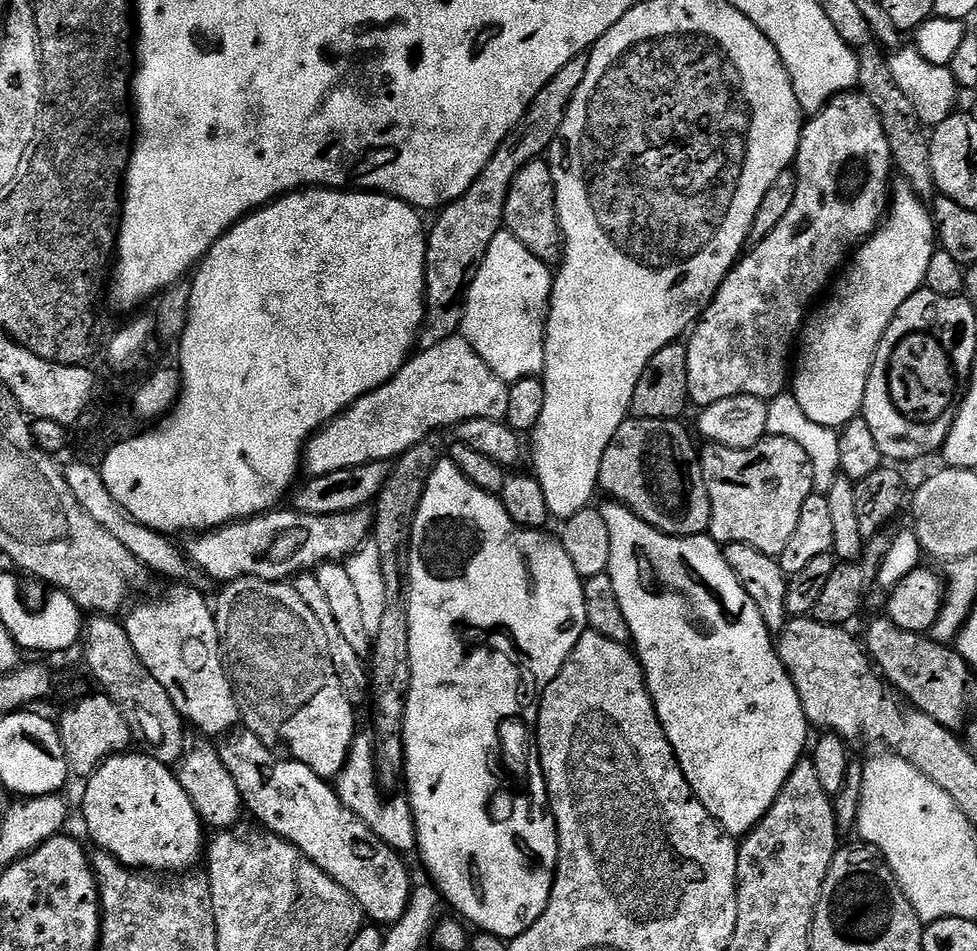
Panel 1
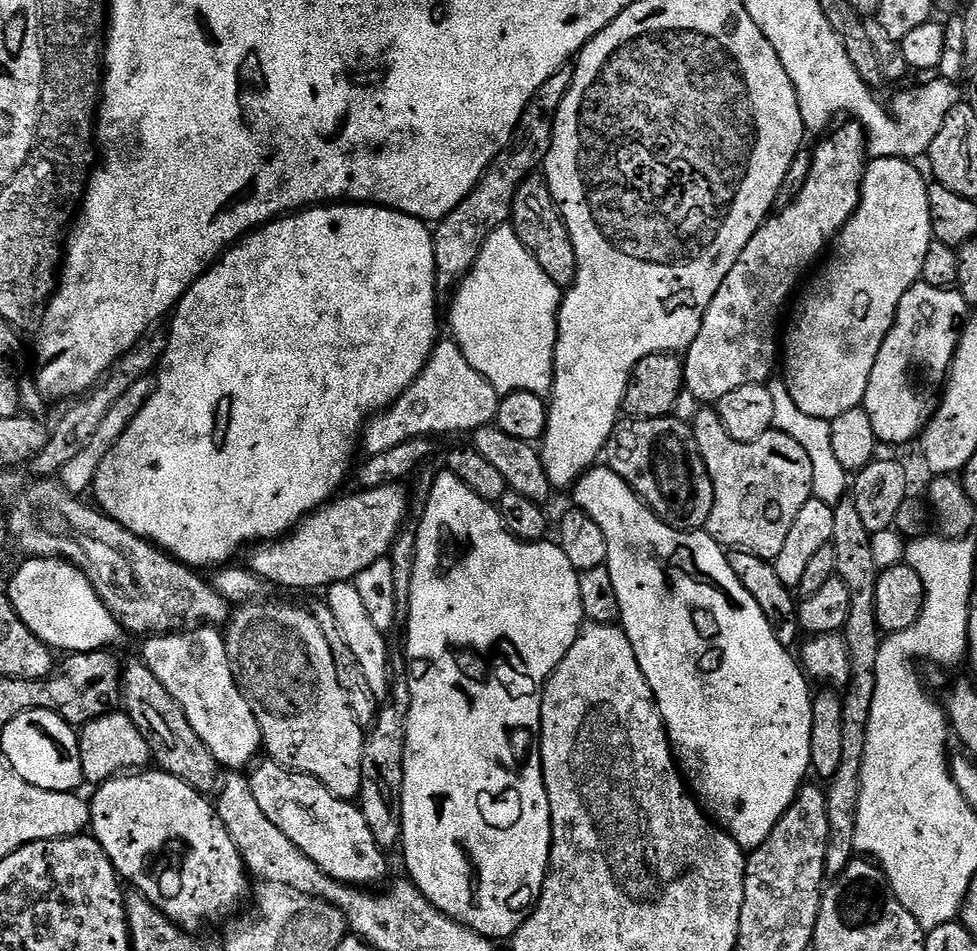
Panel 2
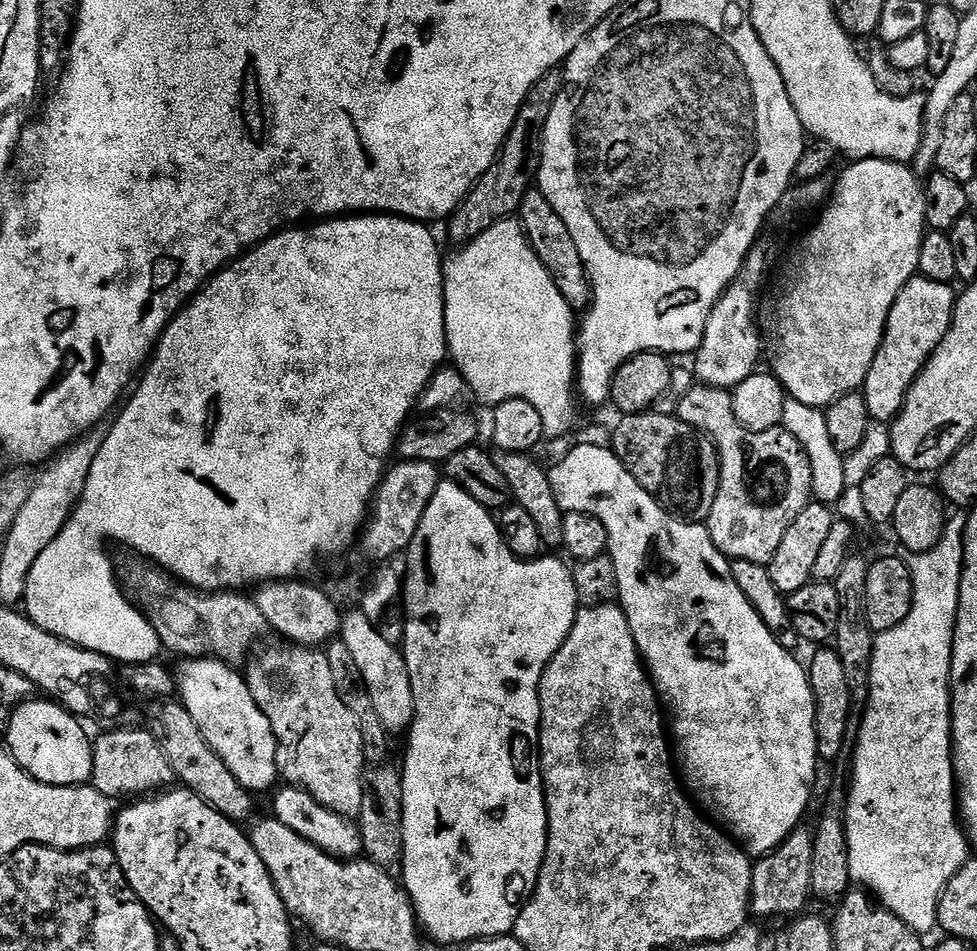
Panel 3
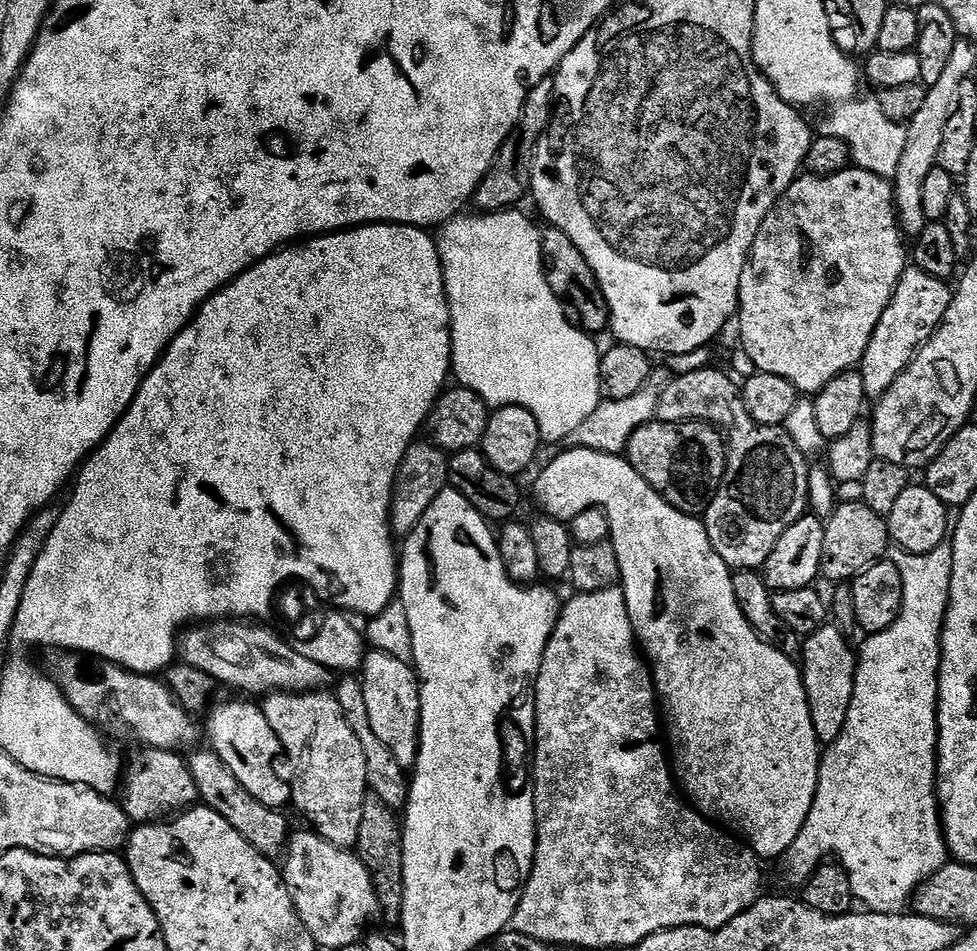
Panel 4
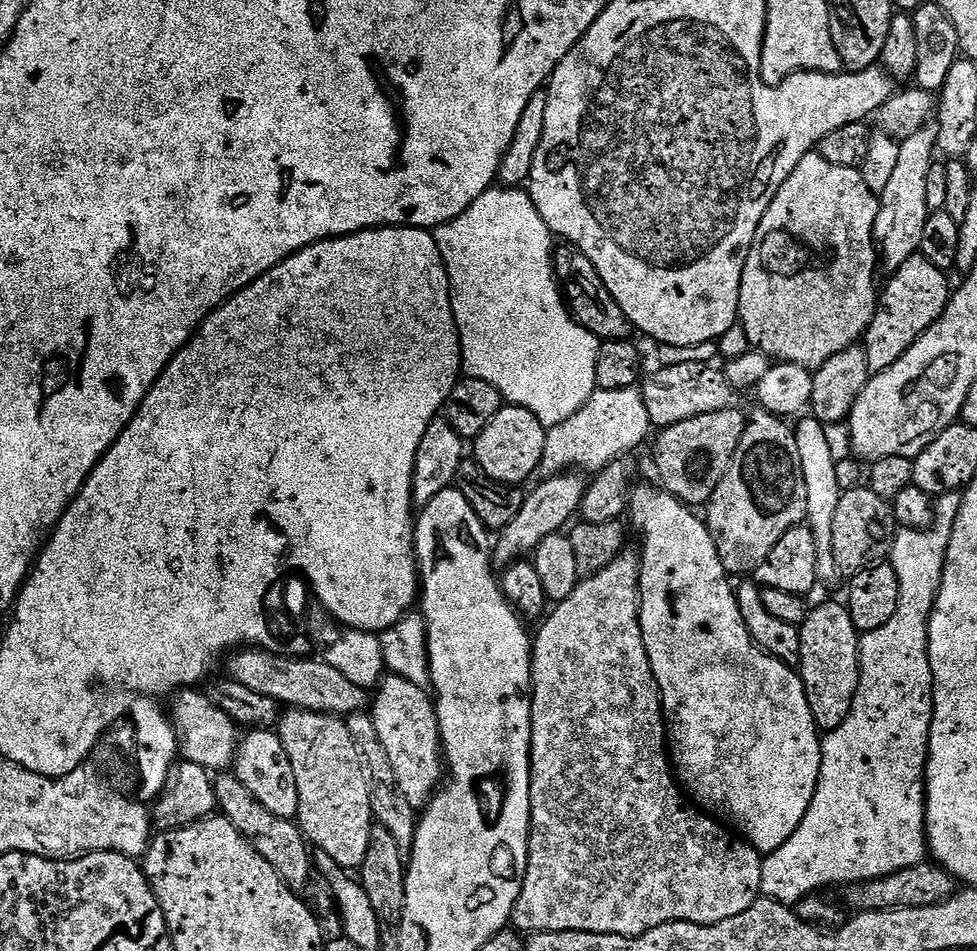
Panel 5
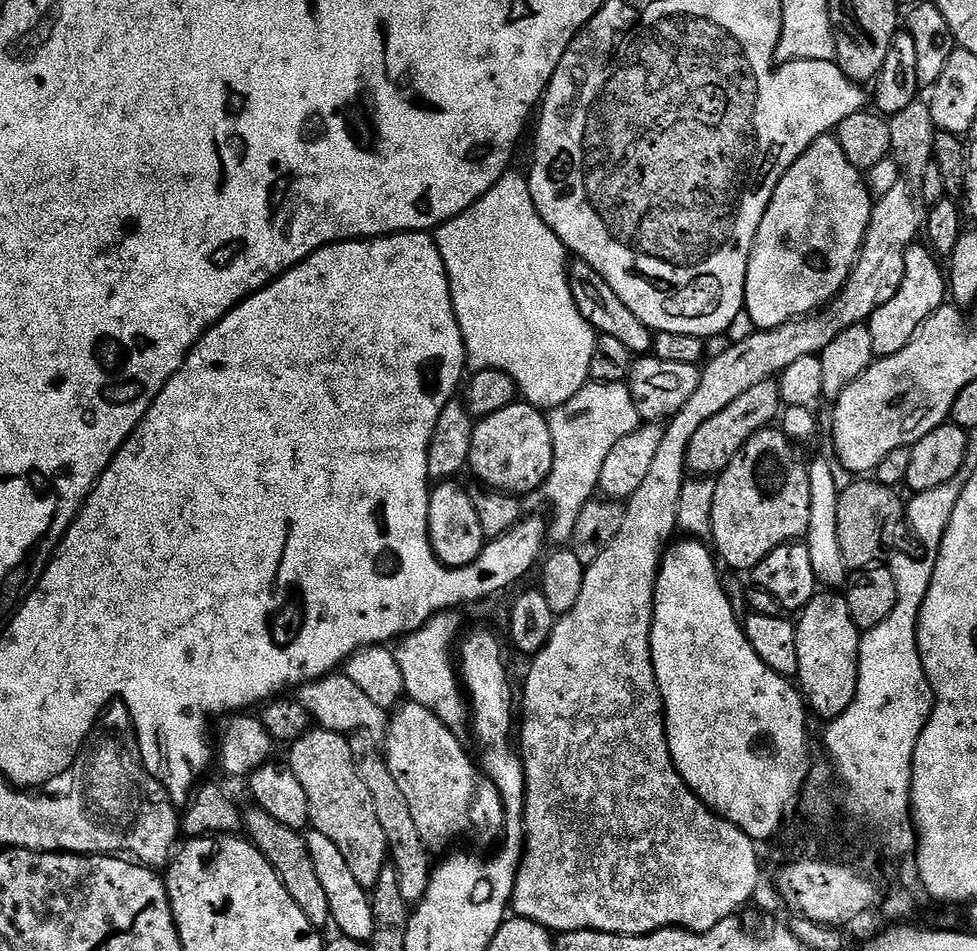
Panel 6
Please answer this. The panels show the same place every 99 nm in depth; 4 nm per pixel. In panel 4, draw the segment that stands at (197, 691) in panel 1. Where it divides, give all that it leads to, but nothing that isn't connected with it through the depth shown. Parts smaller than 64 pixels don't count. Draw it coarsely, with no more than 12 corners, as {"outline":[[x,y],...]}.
{"outline":[[228,700],[207,713],[212,751],[262,802],[281,810],[280,740],[263,707]]}

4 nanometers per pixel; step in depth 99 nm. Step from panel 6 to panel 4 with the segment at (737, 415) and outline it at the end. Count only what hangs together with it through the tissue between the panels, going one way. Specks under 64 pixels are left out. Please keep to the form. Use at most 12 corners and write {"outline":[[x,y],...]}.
{"outline":[[695,418],[634,430],[626,458],[670,506],[703,517],[728,464]]}

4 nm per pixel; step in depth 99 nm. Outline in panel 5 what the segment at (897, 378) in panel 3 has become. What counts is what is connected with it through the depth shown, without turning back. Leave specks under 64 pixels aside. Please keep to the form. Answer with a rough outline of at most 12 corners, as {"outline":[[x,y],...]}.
{"outline":[[922,255],[887,277],[862,337],[886,370],[946,310],[949,277]]}

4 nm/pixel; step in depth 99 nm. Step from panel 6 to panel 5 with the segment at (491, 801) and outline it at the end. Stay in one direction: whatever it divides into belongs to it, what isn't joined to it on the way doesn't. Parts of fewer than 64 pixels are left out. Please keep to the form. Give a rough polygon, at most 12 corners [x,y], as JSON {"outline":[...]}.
{"outline":[[388,674],[370,715],[398,790],[423,809],[442,783],[433,697]]}

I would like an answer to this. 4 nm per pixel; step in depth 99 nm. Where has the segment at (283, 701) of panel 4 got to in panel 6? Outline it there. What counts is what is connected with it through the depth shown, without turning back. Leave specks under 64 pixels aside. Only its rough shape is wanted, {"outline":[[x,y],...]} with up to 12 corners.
{"outline":[[313,727],[287,763],[309,825],[371,890],[389,863],[347,735]]}

